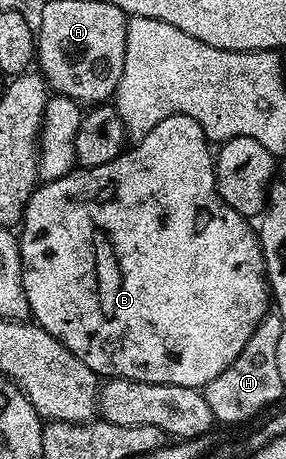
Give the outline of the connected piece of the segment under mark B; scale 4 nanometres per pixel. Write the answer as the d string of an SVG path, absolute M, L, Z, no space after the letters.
M174 114L170 118L162 118L154 130L150 130L110 162L93 168L77 167L62 178L41 183L24 207L24 219L18 228L18 243L20 265L24 271L22 286L28 299L31 319L54 338L58 338L66 350L86 362L86 366L90 366L97 377L203 389L205 384L218 378L218 374L222 374L222 370L226 370L226 366L230 366L238 354L242 354L242 346L250 342L250 334L254 334L257 326L269 315L270 289L257 229L253 225L251 228L246 217L226 206L226 202L222 202L216 193L214 152L208 147L210 141L194 118L186 114Z

